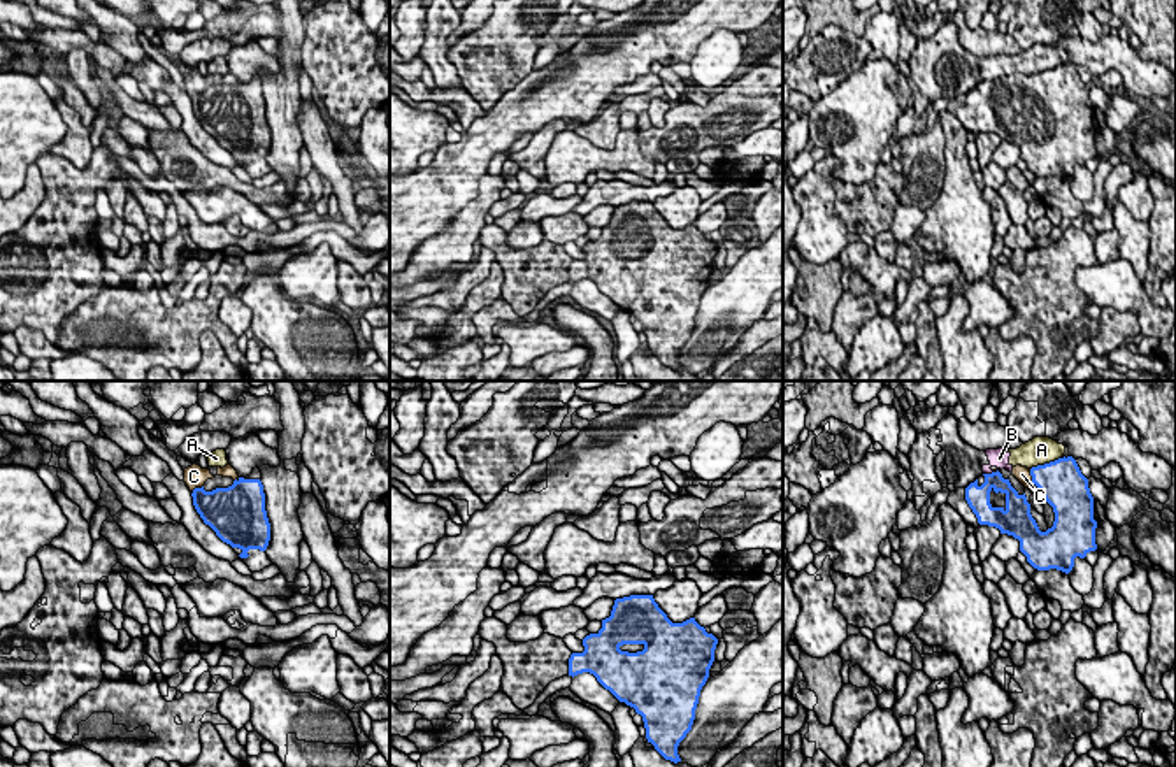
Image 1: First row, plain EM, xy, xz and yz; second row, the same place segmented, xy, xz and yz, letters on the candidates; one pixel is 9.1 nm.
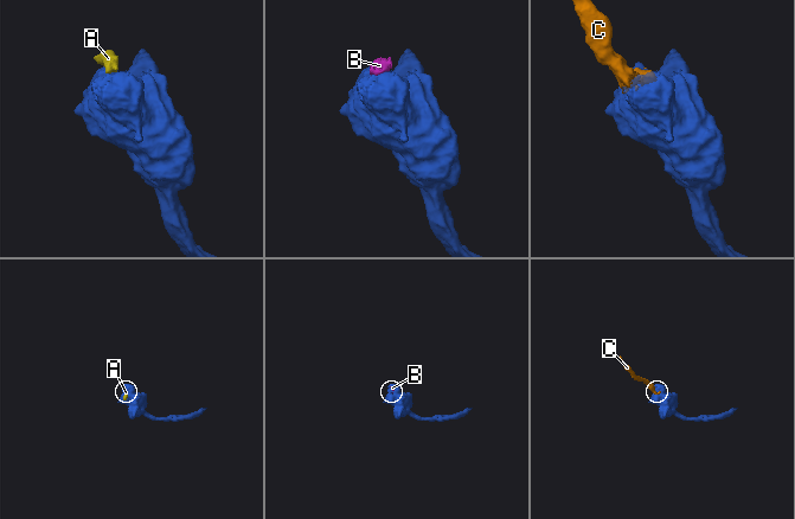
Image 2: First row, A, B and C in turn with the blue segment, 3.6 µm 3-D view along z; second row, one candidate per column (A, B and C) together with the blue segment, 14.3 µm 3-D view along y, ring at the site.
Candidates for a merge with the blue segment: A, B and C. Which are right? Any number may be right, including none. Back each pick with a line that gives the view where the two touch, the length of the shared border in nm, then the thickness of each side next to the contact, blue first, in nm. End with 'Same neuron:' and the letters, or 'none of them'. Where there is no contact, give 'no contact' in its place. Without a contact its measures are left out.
C: meets blue in yz; contact 150 nm long; 380 nm thick on the blue side, 140 nm on the other
Same neuron: C

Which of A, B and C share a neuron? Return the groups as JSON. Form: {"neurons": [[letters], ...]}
{"neurons": [["A", "B"], ["C"]]}

